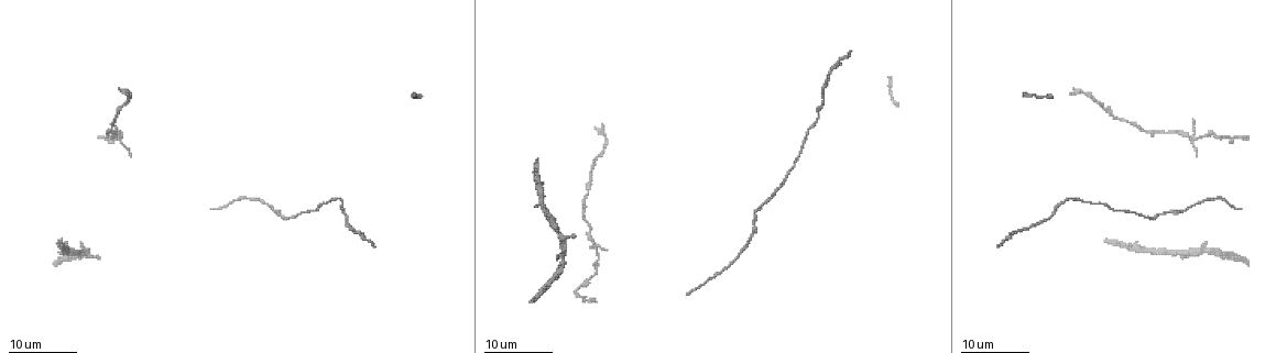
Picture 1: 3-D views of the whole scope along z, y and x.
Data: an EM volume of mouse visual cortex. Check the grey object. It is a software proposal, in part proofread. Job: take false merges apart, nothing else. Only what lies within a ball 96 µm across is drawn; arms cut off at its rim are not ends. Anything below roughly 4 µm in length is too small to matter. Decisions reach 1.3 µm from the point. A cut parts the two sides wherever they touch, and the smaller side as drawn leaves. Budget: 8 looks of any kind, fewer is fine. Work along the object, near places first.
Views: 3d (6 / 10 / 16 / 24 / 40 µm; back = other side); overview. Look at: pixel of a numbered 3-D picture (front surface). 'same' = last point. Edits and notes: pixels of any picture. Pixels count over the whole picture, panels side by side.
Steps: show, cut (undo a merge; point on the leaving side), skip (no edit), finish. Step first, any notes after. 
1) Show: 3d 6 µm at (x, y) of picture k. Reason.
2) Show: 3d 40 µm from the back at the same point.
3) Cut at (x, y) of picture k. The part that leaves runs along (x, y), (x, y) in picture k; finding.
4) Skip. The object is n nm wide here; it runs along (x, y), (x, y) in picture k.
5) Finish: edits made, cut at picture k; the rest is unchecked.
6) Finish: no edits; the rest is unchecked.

Show: 3d 16 µm at (595, 247) of picture 1. Four-way junction.

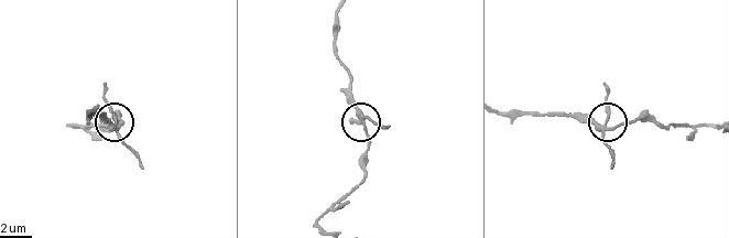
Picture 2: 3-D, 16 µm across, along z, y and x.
Show: 3d 10 µm at (364, 120) of picture 2.

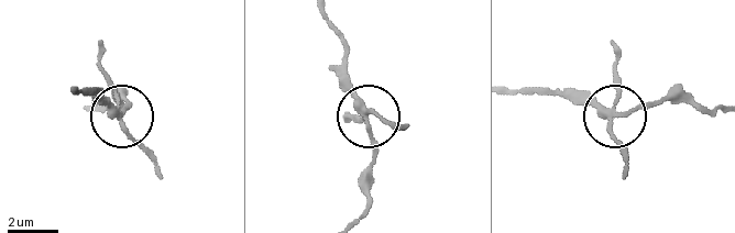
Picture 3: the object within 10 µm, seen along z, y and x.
Show: 3d 6 µm at (119, 111) of picture 3.

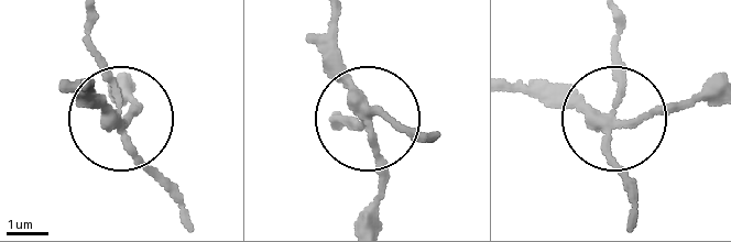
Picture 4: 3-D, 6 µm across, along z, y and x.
Skip. The object is 230 nm wide here; all the same cell.

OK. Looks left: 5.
Show: 3d 16 µm at (752, 236) of picture 1. Thick turns thin.

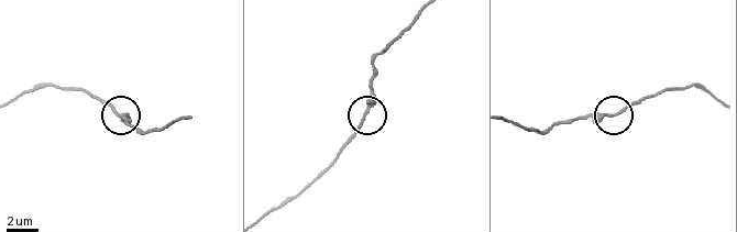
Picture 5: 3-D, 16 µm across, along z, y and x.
Show: 3d 10 µm at (115, 115) of picture 5.

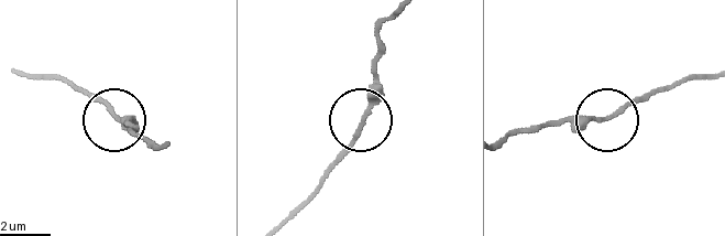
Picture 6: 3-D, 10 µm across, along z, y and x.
Skip. It runs along (282, 223), (355, 133), (381, 47) in picture 6; continuous, no second cell.

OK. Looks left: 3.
Show: 3d 24 µm at (83, 247) of picture 1.

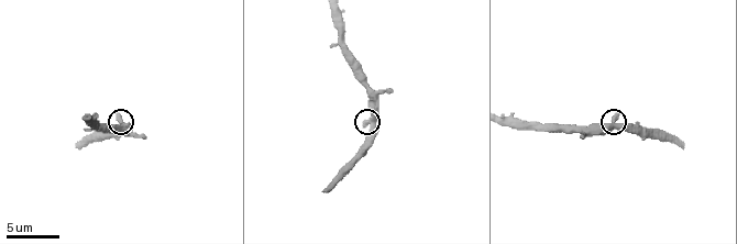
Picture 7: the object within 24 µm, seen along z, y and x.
Show: 3d 6 µm at (612, 120) of picture 7.

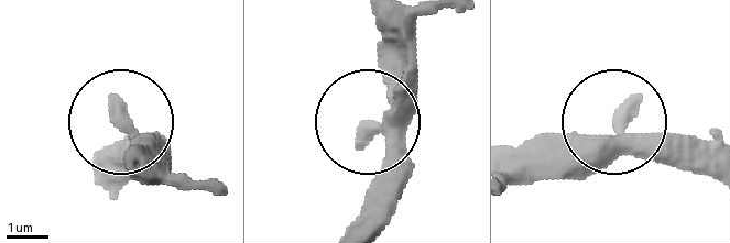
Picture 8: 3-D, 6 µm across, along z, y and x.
Skip. Continuous, no second cell.

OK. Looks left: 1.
Finish: no edits; the rest is unchecked.

